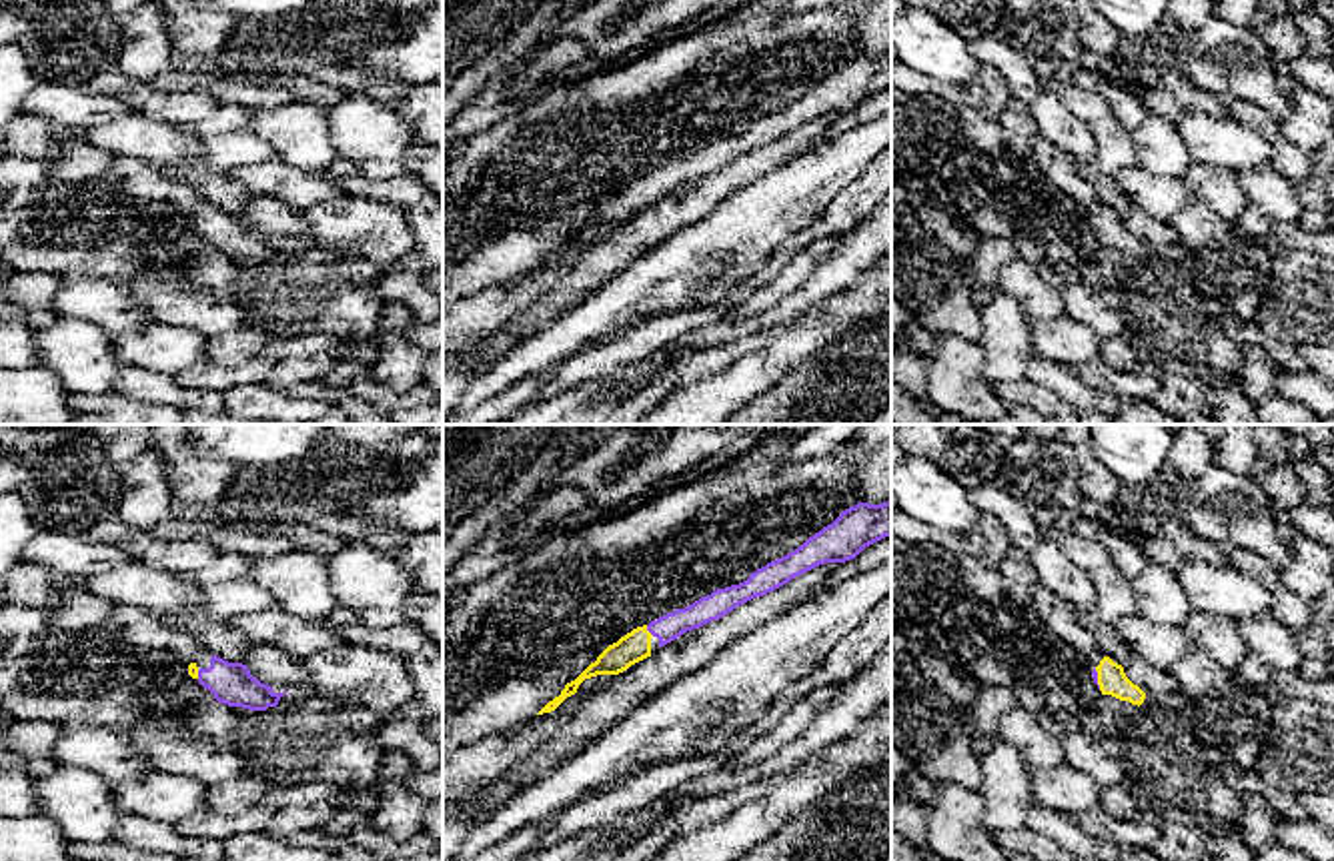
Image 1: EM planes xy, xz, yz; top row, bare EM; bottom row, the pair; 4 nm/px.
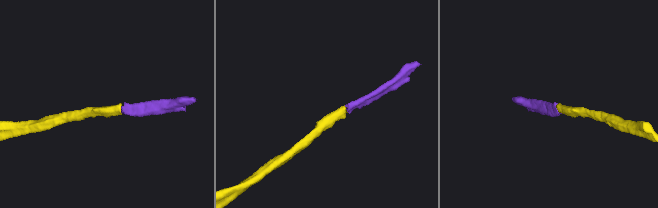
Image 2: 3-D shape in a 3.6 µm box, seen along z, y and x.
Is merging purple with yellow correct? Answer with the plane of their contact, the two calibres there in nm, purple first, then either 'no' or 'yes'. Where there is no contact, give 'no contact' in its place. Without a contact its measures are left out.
meets purple in xz; 110 nm thick on the purple side, 120 nm on the other; yes

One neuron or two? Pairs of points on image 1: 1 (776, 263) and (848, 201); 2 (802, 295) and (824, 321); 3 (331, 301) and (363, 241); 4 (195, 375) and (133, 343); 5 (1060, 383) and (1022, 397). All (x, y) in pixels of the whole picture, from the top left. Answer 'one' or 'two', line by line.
1: one
2: two
3: two
4: two
5: two

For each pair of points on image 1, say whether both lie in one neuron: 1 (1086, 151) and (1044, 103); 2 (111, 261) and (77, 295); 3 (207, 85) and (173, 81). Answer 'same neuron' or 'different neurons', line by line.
1: same neuron
2: different neurons
3: same neuron

